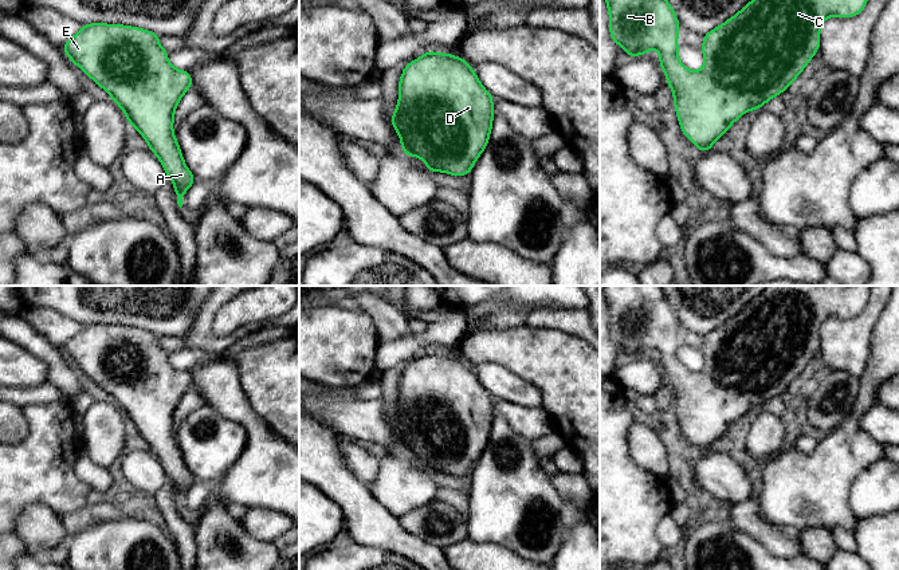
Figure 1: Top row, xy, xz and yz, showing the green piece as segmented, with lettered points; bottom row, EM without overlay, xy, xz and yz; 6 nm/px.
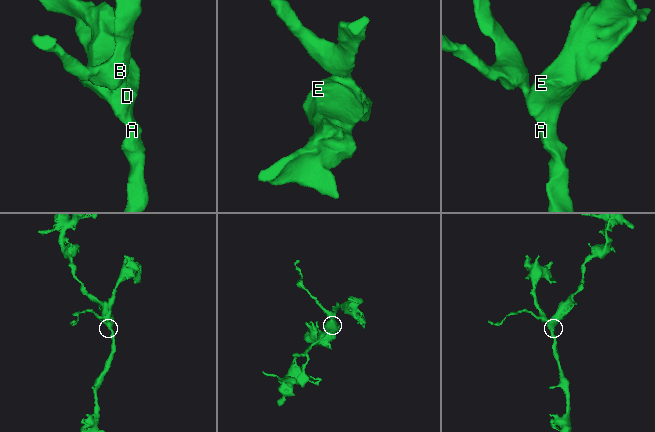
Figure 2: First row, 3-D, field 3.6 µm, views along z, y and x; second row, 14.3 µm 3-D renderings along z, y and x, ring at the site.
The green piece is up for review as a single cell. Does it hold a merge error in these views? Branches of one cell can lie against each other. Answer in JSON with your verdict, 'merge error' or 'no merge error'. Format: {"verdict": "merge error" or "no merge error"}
{"verdict": "no merge error"}

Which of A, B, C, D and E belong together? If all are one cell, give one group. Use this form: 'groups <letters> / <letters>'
groups A B C D E

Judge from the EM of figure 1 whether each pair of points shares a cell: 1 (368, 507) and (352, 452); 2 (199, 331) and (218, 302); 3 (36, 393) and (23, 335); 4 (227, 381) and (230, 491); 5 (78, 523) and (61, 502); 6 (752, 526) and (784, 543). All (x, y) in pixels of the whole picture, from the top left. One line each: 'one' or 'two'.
1: two
2: one
3: two
4: one
5: two
6: one

